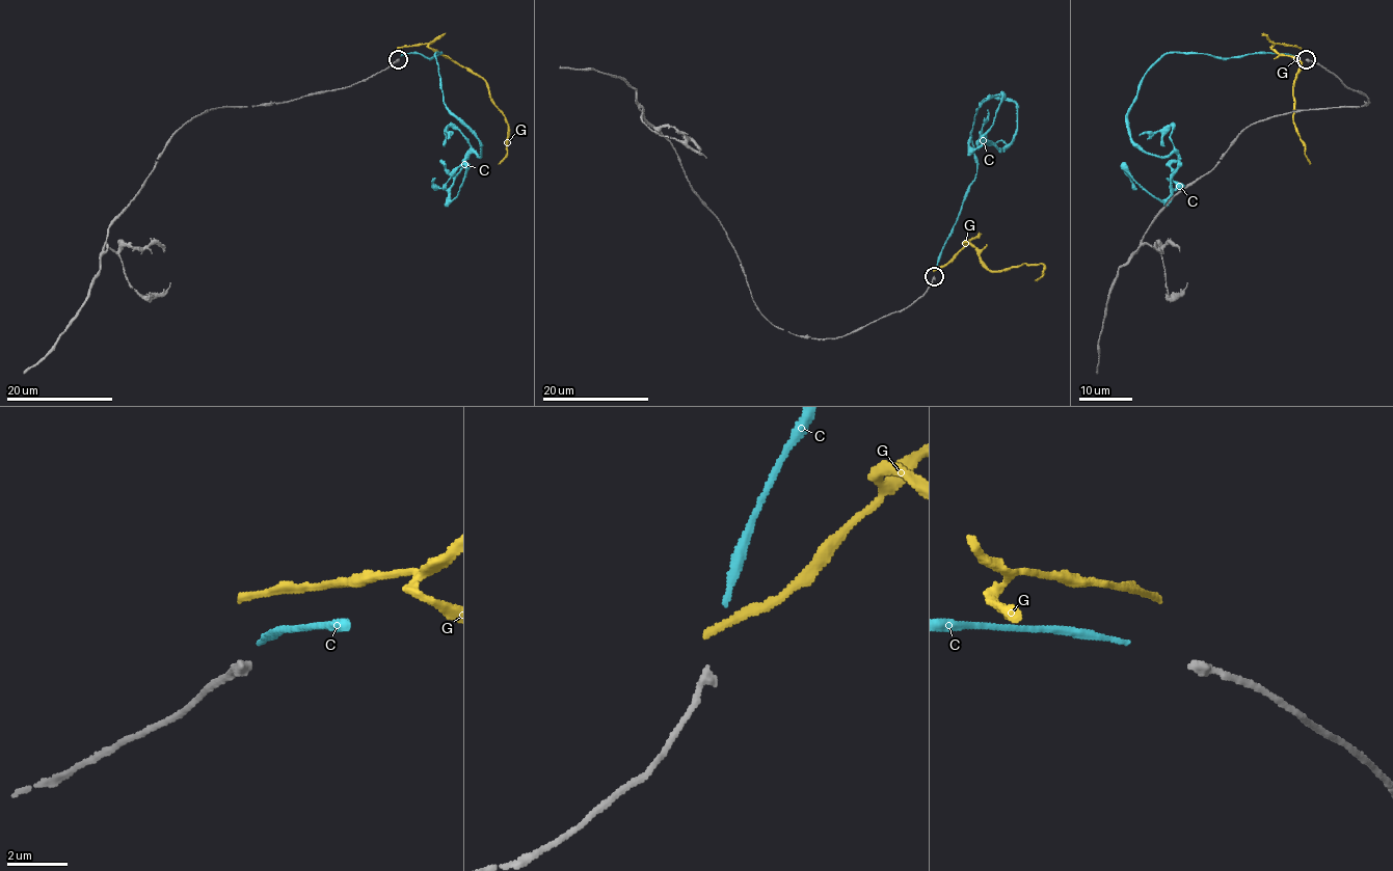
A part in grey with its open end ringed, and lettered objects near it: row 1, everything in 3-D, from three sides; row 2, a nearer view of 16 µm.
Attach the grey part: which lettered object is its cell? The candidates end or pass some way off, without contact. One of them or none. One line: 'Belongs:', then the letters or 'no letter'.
Belongs: C

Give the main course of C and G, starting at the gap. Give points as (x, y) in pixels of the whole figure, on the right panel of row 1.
C: (1295, 55), (1167, 53), (1127, 129), (1148, 153), (1177, 155), (1177, 168), (1160, 200), (1124, 164), (1134, 190)
G: (1302, 49), (1279, 44), (1271, 47), (1300, 63), (1294, 80), (1293, 121), (1309, 164)

